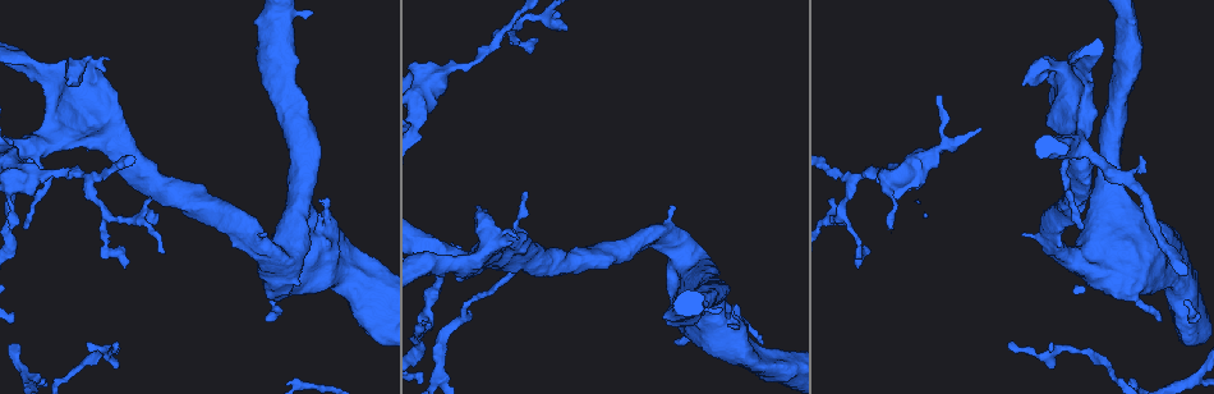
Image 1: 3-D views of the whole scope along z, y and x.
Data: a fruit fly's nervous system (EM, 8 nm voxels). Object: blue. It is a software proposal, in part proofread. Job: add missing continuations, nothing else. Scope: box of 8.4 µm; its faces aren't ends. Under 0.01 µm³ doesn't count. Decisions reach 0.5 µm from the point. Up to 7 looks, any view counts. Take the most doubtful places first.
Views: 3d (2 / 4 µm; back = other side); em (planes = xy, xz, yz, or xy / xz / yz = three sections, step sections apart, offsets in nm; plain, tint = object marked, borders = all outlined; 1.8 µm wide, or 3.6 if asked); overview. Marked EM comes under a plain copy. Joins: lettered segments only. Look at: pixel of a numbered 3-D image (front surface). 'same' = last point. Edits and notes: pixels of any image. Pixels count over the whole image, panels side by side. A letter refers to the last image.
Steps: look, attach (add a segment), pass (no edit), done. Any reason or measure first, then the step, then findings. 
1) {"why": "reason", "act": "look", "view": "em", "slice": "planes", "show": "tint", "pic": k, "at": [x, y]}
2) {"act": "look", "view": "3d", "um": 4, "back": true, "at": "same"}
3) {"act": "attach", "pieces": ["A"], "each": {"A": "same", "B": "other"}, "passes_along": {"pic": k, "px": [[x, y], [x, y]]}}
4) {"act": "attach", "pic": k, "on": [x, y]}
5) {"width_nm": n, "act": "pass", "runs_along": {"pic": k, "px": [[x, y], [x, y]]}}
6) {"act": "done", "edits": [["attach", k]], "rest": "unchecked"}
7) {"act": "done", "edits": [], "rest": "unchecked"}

{"why": "free end", "act": "look", "view": "3d", "um": 2, "pic": 1, "at": [732, 325]}

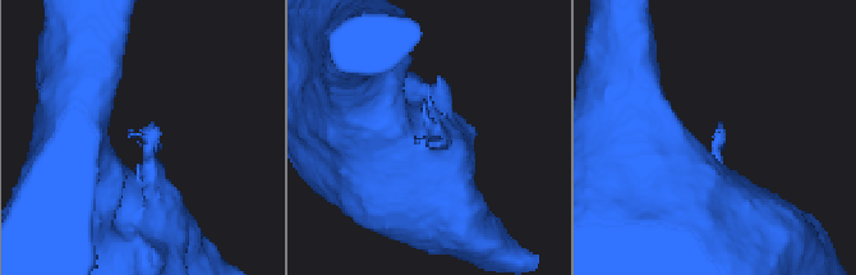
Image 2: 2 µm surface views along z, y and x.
{"act": "look", "view": "em", "um": 3.6, "slice": "planes", "show": "borders", "pic": 2, "at": [150, 124]}

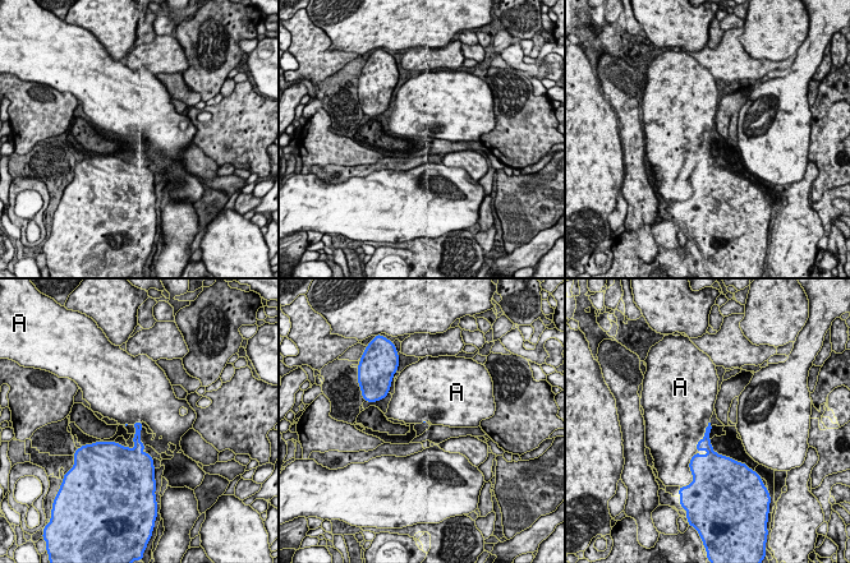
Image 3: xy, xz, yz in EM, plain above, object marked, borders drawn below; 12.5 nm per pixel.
{"act": "pass", "each": {"A": "other"}, "border": {"pic": 3, "px": [[708, 421], [689, 461]]}, "found": "no lettered segment goes on from it"}

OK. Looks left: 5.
{"why": "branch stops here", "act": "look", "view": "3d", "um": 4, "pic": 1, "at": [517, 239]}

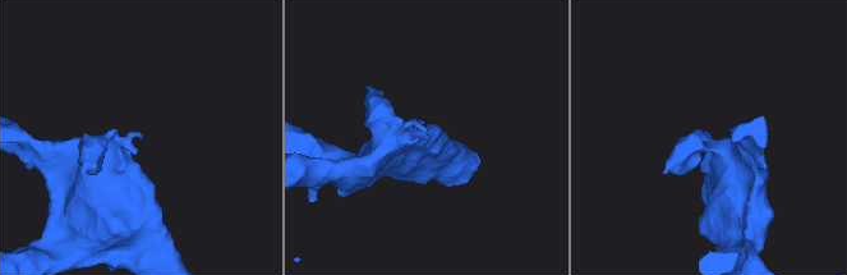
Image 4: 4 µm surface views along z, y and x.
{"why": "now the EM", "act": "look", "view": "em", "slice": "planes", "show": "tint", "pic": 4, "at": [141, 136]}

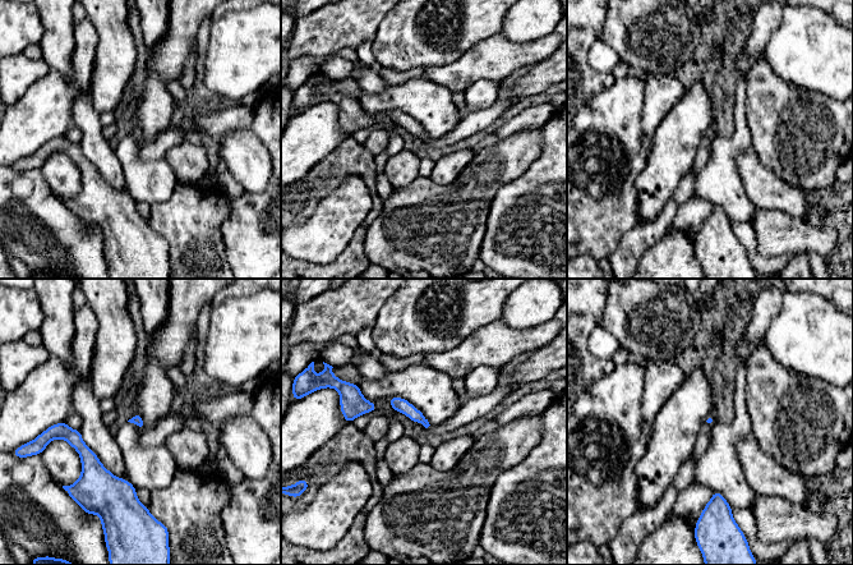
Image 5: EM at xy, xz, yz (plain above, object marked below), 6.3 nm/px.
{"act": "look", "view": "em", "slice": "planes", "show": "borders", "at": "same"}

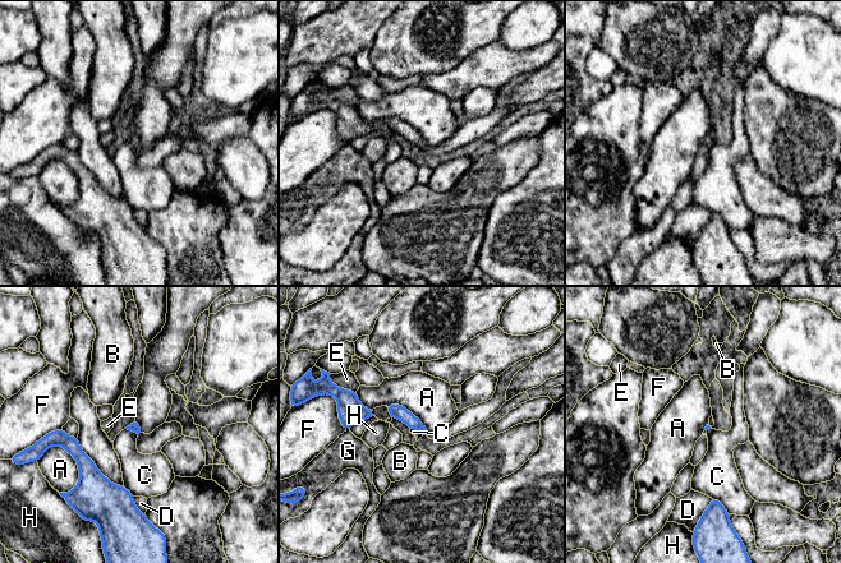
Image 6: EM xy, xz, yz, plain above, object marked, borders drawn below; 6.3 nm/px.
{"act": "pass", "each": {"A": "other", "B": "other", "C": "other", "D": "other", "E": "other", "F": "other", "G": "other", "H": "other"}, "border": {"pic": 6, "px": [[711, 497], [716, 498], [730, 513]]}, "found": "no lettered segment goes on from it"}

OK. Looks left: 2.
{"why": "three arms meet", "act": "look", "view": "em", "slice": "planes", "show": "borders", "pic": 1, "at": [86, 179]}

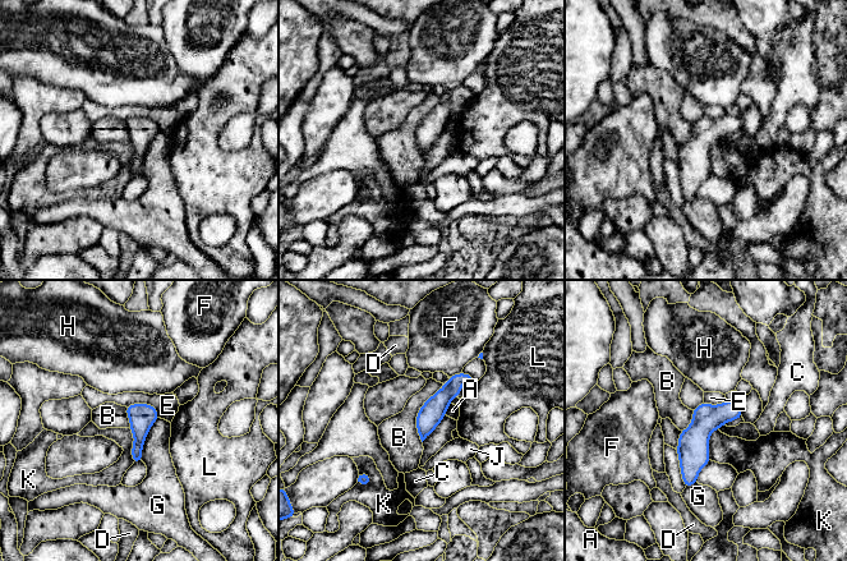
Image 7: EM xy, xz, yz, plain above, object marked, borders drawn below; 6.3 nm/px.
{"width_nm": 160, "act": "pass", "each": {"A": "other", "B": "other", "C": "other", "D": "other", "E": "other", "F": "other", "G": "other", "H": "other", "J": "other", "K": "other", "L": "other"}, "found": "none of them fits"}

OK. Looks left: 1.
{"act": "done", "edits": [], "rest": "unchecked"}

